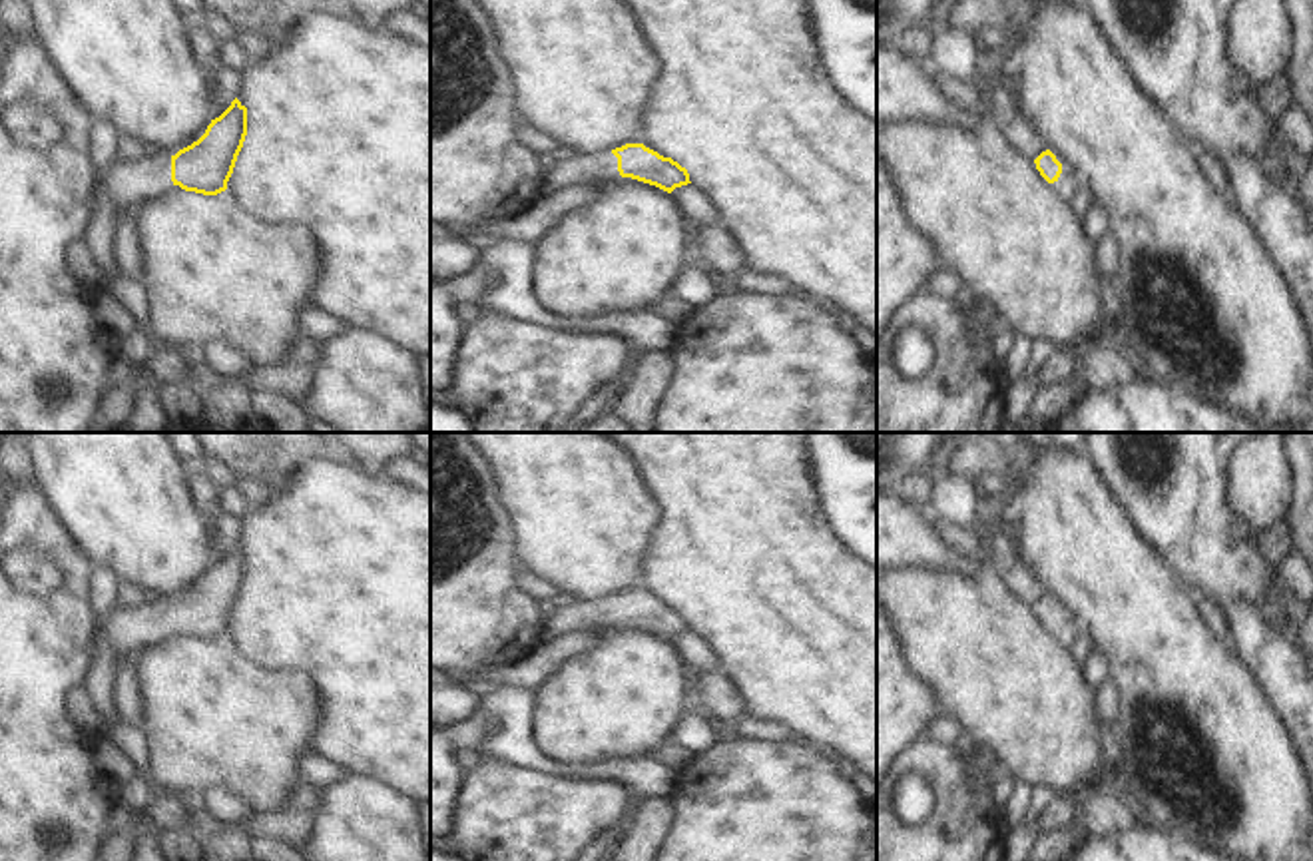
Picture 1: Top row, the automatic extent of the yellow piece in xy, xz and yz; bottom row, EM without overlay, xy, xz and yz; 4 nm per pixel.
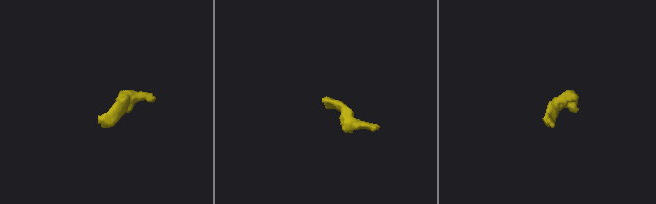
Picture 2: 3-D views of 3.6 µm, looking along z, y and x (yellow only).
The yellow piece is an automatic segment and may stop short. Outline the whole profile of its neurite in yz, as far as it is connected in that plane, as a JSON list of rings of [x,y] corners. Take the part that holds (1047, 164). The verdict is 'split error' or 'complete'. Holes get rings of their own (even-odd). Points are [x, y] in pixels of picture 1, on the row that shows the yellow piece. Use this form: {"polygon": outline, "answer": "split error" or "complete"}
{"polygon": [[[1050,149],[1042,151],[1034,159],[1034,163],[1036,163],[1036,169],[1040,171],[1040,175],[1048,183],[1052,183],[1070,201],[1080,205],[1084,189],[1082,189],[1078,177],[1074,177],[1072,171],[1066,165],[1062,165]]], "answer": "split error"}

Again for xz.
{"polygon": [[[626,144],[612,151],[578,153],[568,161],[556,161],[556,165],[546,171],[544,183],[546,193],[554,193],[572,183],[600,187],[620,177],[632,177],[667,193],[691,183],[685,167],[644,144]]], "answer": "split error"}

